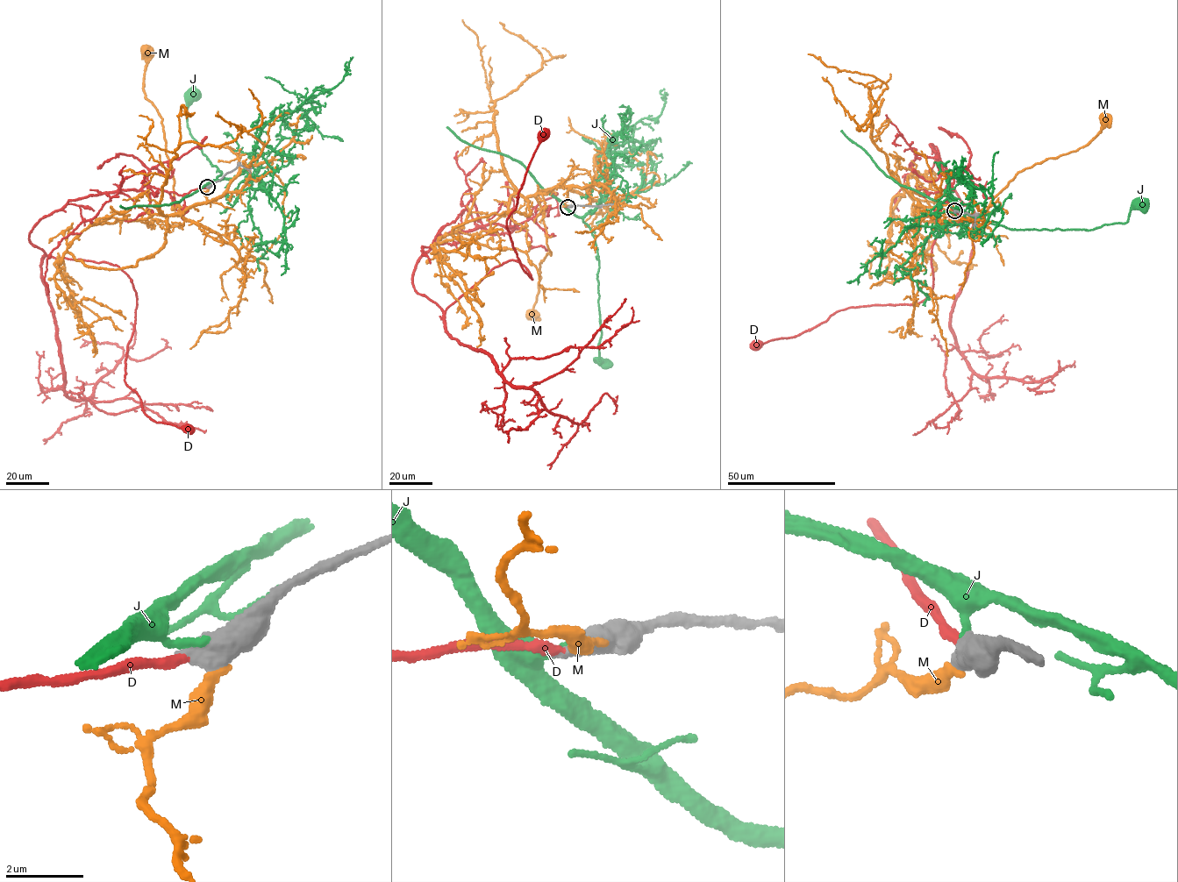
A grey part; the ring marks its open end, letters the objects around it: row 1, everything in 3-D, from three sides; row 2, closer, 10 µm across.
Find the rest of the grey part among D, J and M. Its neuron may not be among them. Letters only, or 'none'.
D

